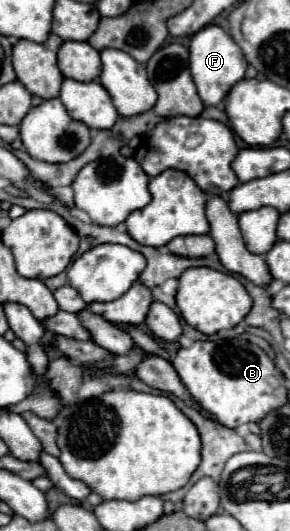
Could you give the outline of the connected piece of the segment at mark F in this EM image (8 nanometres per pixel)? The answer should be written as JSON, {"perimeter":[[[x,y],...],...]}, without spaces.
{"perimeter":[[[209,24],[191,36],[189,54],[191,54],[189,56],[189,70],[191,70],[197,92],[199,92],[205,106],[221,104],[223,98],[227,96],[227,92],[231,90],[231,86],[235,82],[243,80],[243,76],[245,76],[247,60],[243,58],[243,52],[239,50],[239,46],[235,46],[235,40],[231,38],[231,34],[217,24]]]}

